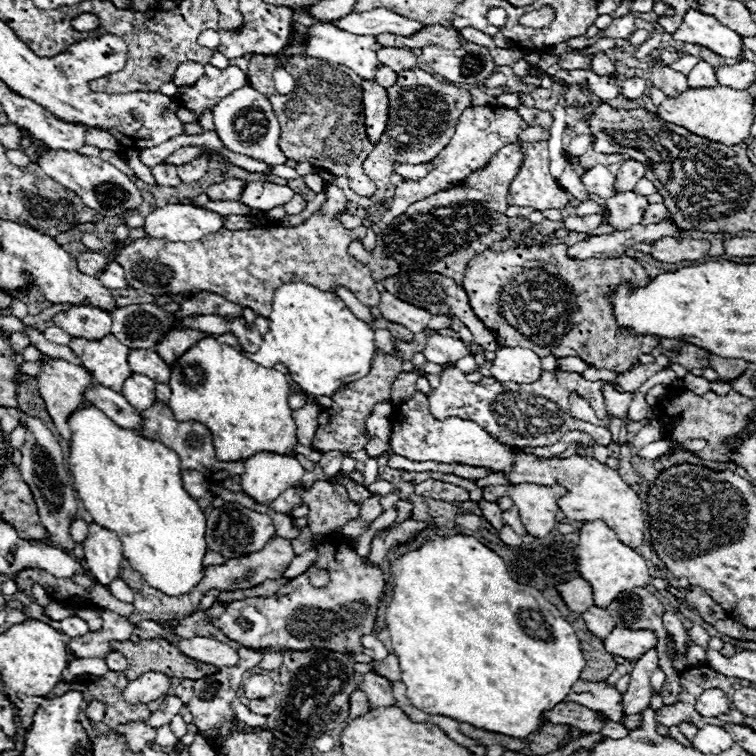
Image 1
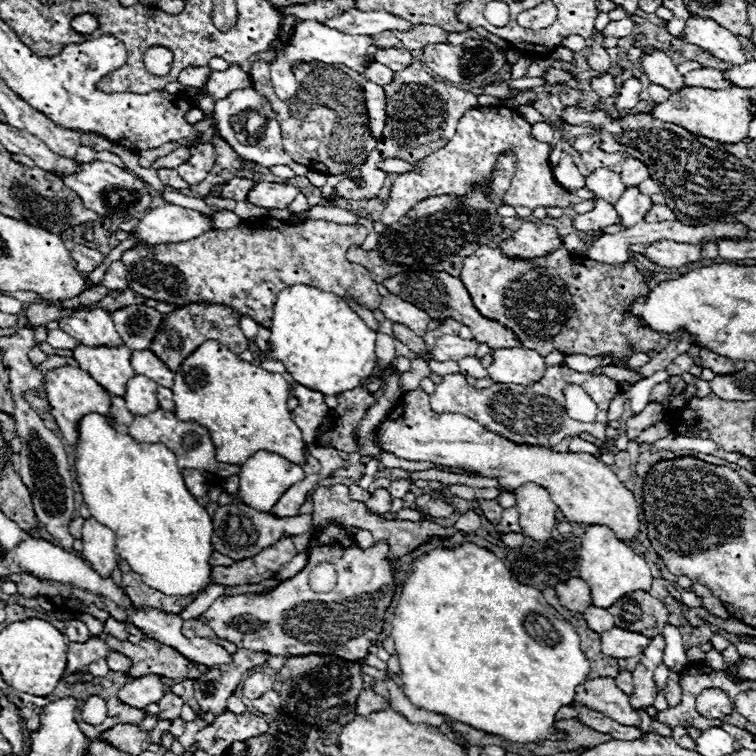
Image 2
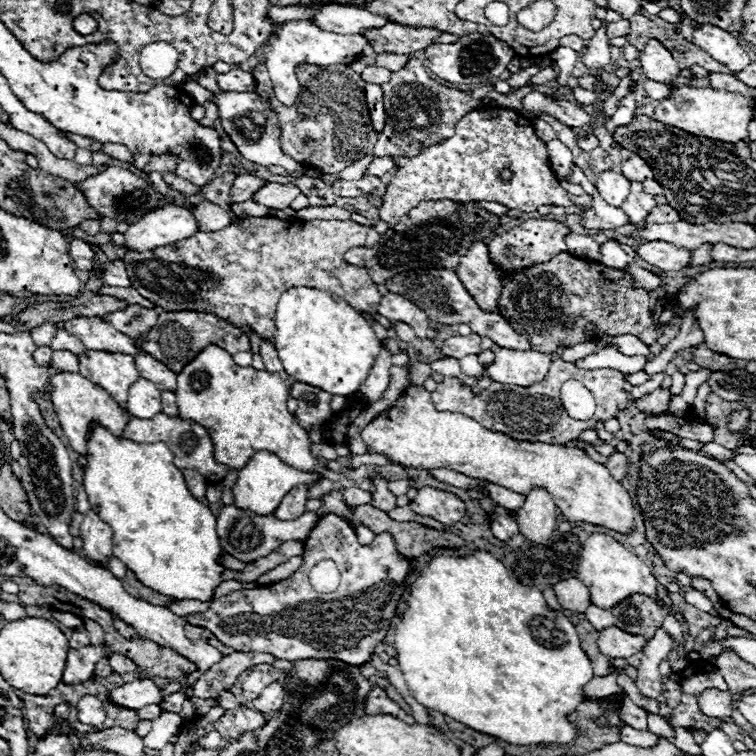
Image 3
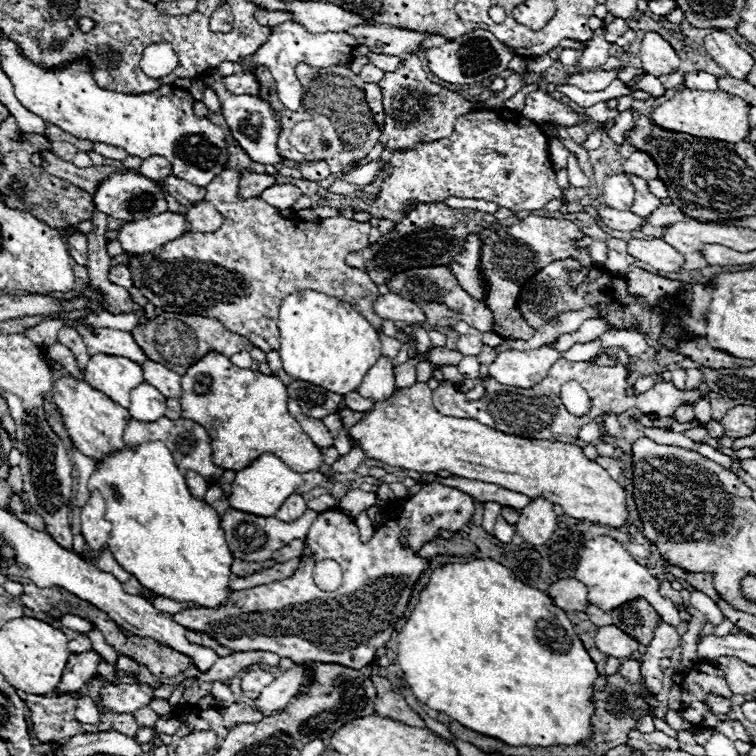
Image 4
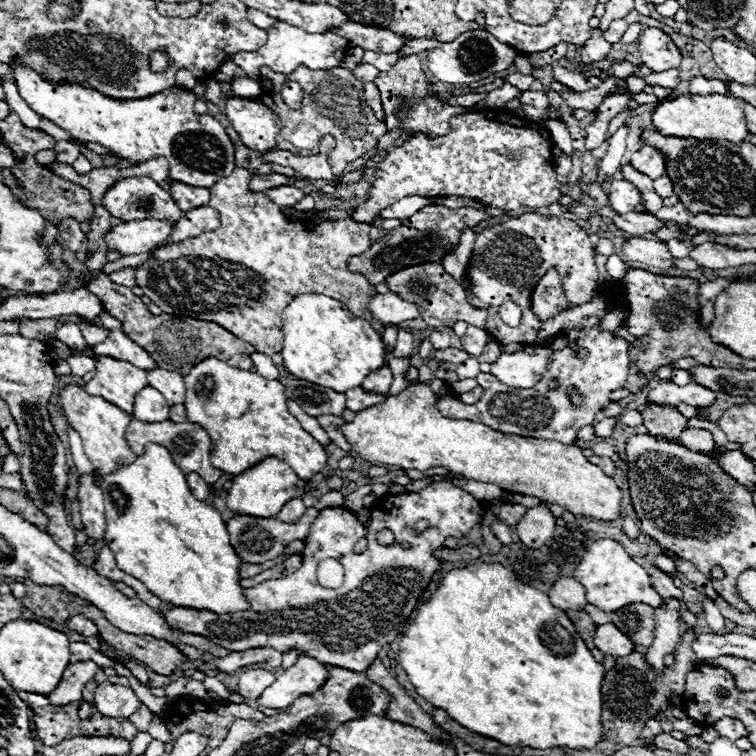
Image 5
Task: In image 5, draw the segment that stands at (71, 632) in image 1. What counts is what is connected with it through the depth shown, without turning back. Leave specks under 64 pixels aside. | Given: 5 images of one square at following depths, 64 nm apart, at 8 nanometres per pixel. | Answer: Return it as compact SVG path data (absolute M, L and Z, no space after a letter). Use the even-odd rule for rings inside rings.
M70 642L70 652L72 652L72 662L76 660L94 660L98 666L112 666L112 662L102 656L98 650L94 650L86 642Z

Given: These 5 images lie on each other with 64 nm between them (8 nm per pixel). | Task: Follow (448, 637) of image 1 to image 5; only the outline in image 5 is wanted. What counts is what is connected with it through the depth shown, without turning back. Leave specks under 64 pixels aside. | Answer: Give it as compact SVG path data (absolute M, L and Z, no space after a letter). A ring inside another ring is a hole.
M470 564L464 568L454 568L446 576L442 576L440 586L432 592L432 596L424 604L420 604L414 622L408 624L406 632L402 634L398 662L408 674L408 680L414 684L416 692L424 700L428 700L434 708L444 708L448 716L452 716L458 724L464 724L464 728L472 728L472 732L480 732L482 736L492 736L494 740L500 740L506 746L530 746L530 748L568 746L568 748L588 748L590 750L600 742L600 734L602 734L600 686L602 686L602 676L606 674L604 666L594 660L594 656L586 648L584 640L578 636L566 612L560 608L554 608L550 604L550 598L544 592L528 584L522 584L514 576L514 572L504 568L502 564Z

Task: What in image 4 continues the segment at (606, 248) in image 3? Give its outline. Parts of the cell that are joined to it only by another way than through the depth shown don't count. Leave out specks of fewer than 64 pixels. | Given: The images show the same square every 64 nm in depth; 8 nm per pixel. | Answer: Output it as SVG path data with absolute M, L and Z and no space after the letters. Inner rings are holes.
M608 250L608 258L604 262L604 268L608 268L608 272L610 273L624 276L629 267L629 263L625 259L624 254L620 254L616 250Z

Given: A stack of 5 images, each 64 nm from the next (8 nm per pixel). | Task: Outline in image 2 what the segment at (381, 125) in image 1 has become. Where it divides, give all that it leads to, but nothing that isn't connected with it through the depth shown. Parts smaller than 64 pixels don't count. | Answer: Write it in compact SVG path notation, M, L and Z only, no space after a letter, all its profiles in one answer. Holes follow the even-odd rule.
M366 80L364 82L364 102L366 102L368 118L370 118L368 122L370 122L372 136L380 138L382 130L386 126L386 94L384 94L384 88Z

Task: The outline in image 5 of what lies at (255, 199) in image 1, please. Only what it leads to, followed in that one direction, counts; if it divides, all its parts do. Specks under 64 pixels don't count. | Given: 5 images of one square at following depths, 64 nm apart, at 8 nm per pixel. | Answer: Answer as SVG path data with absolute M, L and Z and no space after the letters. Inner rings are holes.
M284 186L284 188L272 188L272 192L266 192L266 196L282 208L292 208L306 194L296 186Z

